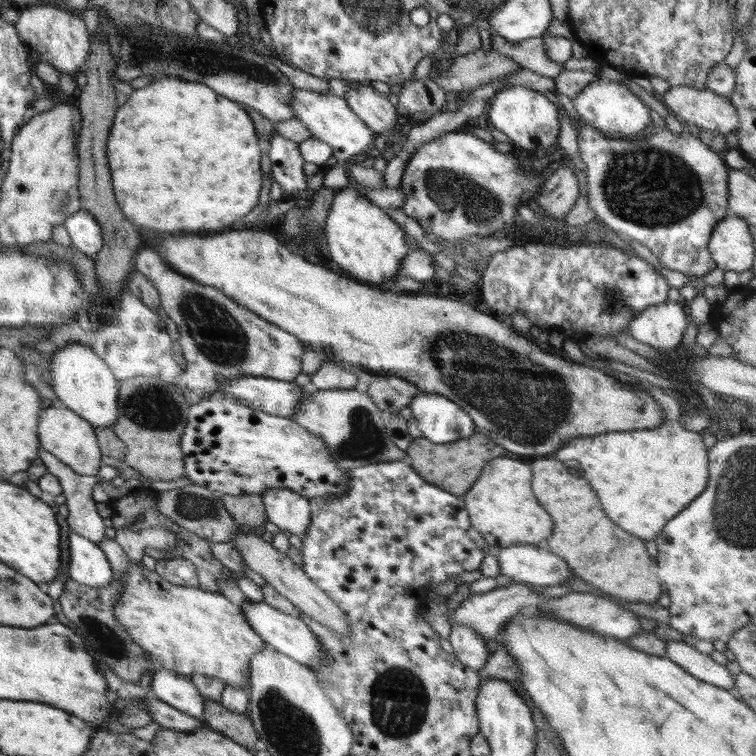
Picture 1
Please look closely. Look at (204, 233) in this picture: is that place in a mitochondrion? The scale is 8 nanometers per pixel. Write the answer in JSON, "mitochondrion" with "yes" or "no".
{"mitochondrion":"no"}

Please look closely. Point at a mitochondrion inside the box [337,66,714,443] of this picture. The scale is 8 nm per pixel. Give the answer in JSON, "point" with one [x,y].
{"point":[654,189]}

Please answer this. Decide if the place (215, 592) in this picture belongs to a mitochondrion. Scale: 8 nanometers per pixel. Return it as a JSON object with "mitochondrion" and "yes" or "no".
{"mitochondrion":"no"}

